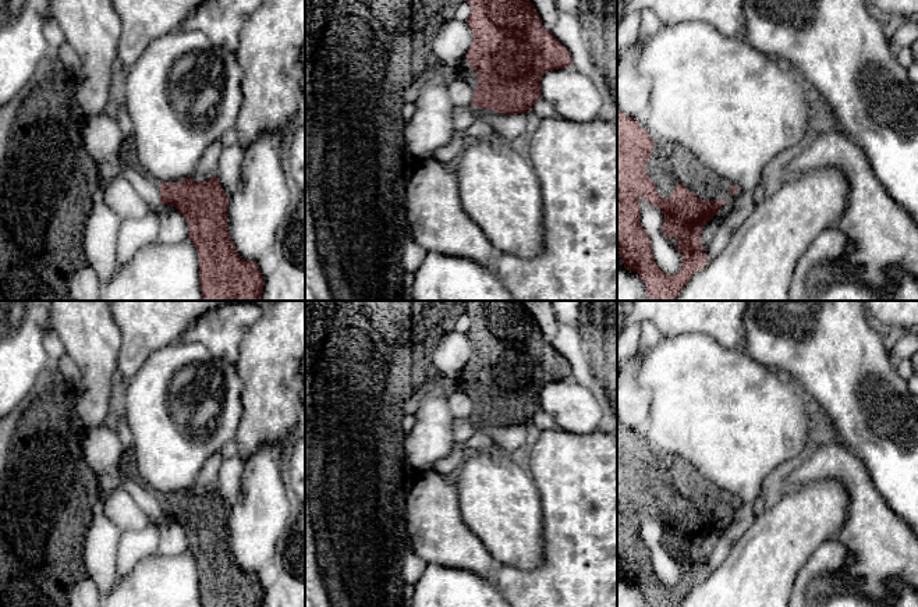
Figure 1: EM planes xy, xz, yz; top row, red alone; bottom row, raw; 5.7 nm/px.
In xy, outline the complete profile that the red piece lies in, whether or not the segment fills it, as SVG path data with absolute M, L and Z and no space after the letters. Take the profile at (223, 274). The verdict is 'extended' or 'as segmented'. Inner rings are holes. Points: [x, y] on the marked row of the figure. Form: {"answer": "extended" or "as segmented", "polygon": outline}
{"answer": "as segmented", "polygon": "M217 177L202 182L184 178L181 182L160 182L160 203L176 207L187 220L188 238L199 259L199 283L203 301L262 301L265 280L256 263L242 259L228 232L228 198Z"}

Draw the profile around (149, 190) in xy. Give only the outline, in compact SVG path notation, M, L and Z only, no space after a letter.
M123 163L123 177L125 177L146 200L157 203L160 200L160 184L149 180L143 173L139 173Z

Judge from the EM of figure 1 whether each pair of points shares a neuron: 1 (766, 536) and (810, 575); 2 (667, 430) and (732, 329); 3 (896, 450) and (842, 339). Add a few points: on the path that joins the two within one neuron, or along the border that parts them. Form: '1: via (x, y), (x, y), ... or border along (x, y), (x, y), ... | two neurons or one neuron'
1: border along (822, 542), (800, 568), (790, 592) | two neurons
2: border along (690, 333), (706, 334), (723, 347), (744, 350) | two neurons
3: via (867, 429), (854, 384), (843, 368) | one neuron

